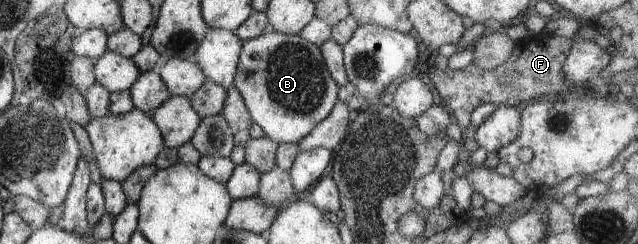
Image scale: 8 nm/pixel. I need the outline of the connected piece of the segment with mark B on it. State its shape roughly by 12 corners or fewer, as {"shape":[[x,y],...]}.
{"shape":[[269,29],[233,85],[253,123],[297,143],[340,87],[317,45]]}

